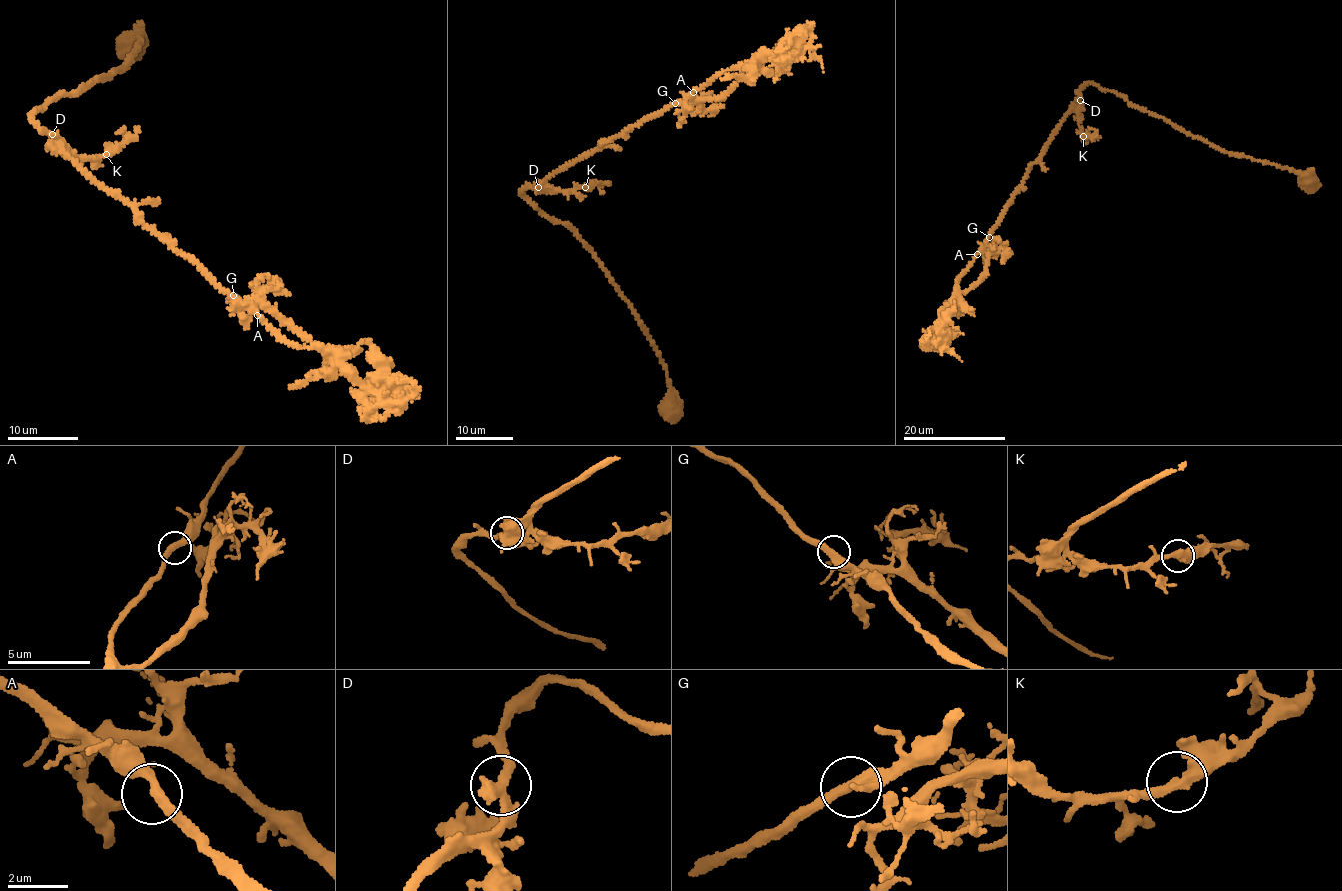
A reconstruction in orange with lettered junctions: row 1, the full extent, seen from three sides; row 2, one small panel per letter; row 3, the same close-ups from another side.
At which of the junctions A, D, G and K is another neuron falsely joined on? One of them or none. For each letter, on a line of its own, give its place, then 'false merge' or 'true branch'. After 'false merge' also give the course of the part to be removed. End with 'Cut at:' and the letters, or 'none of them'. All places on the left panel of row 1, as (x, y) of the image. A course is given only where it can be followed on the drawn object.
A: at (257, 315); true branch
D: at (52, 134); true branch
G: at (233, 295); true branch
K: at (106, 154); true branch
Cut at: none of them

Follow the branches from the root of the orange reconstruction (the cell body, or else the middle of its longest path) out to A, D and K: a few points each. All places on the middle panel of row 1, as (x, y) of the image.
A: (671, 406), (668, 373), (633, 305), (580, 236), (546, 216), (521, 191), (545, 186), (550, 174), (693, 92)
D: (671, 406), (668, 373), (633, 305), (580, 236), (566, 224), (554, 222), (521, 193), (522, 189), (538, 186)
K: (671, 406), (668, 373), (633, 305), (580, 236), (521, 193), (527, 187), (557, 191), (585, 187)

